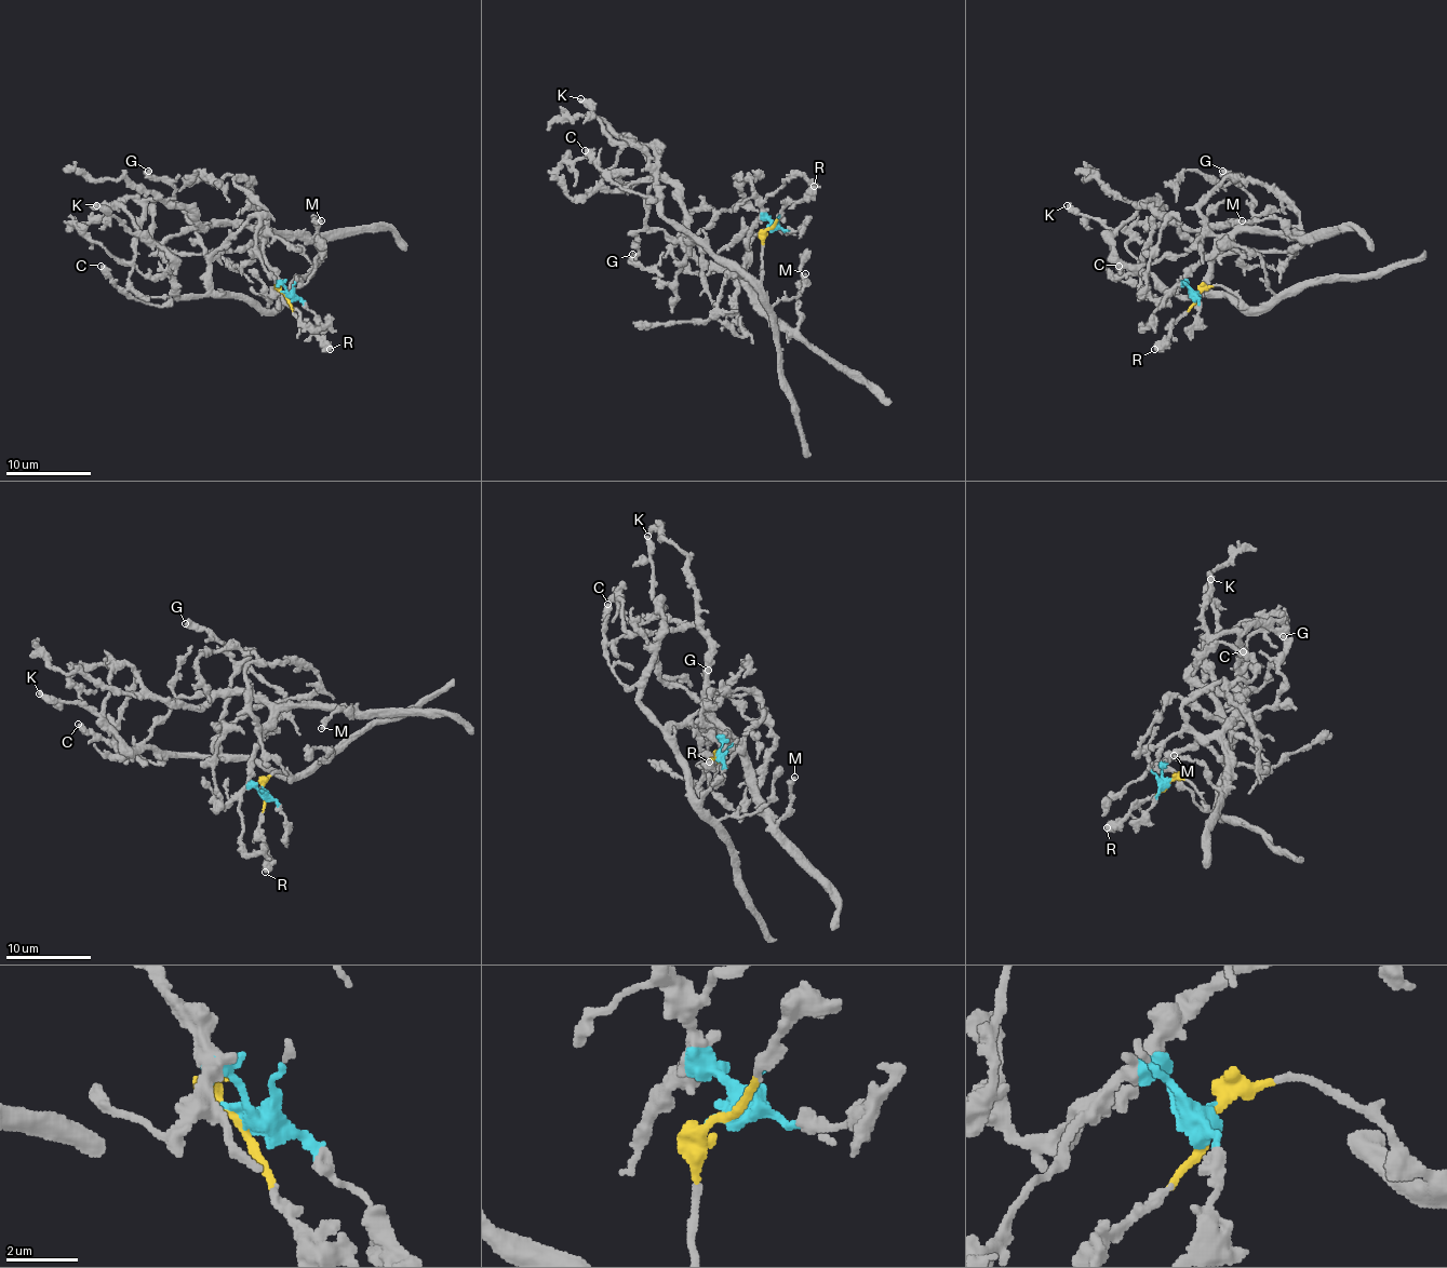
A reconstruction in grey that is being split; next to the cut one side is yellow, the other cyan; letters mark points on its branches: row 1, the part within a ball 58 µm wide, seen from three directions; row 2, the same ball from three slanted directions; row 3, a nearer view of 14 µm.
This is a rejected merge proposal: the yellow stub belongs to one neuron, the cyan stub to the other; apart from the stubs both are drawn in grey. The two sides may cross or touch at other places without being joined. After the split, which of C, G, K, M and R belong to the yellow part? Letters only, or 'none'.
C, G, K, R

